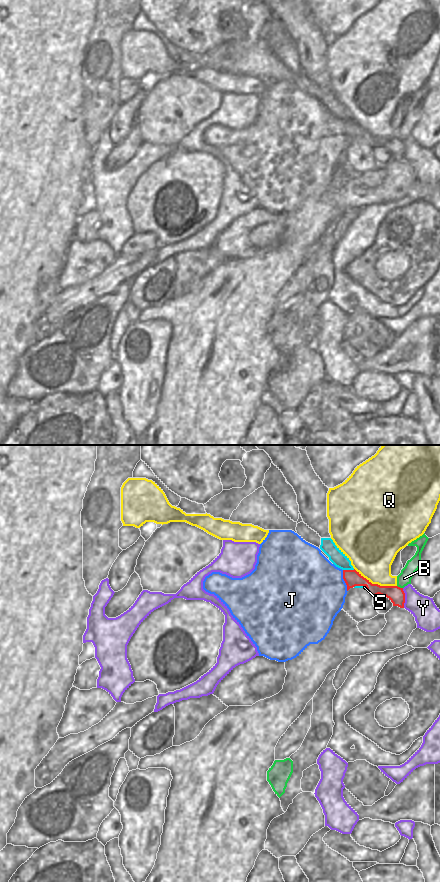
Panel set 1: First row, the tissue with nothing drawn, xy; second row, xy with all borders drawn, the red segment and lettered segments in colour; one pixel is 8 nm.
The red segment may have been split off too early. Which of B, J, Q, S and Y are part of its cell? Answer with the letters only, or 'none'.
J

